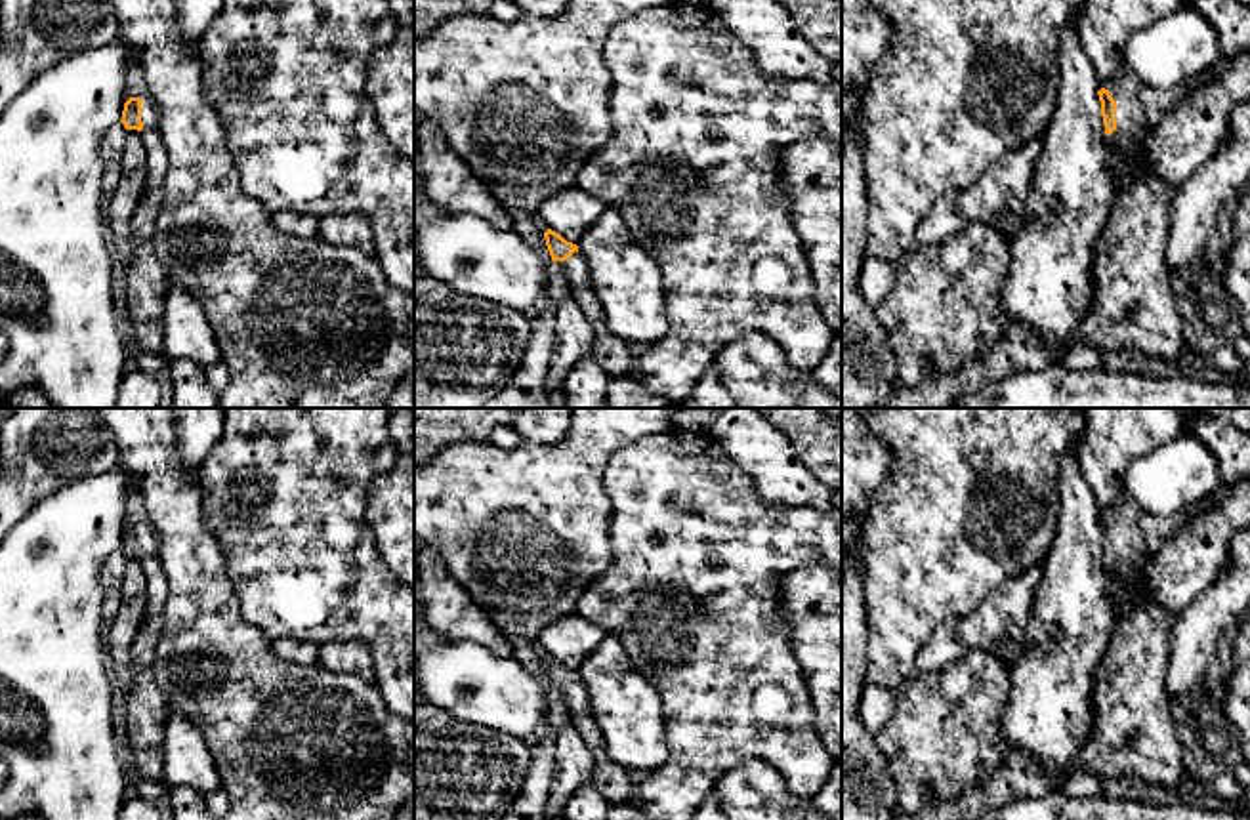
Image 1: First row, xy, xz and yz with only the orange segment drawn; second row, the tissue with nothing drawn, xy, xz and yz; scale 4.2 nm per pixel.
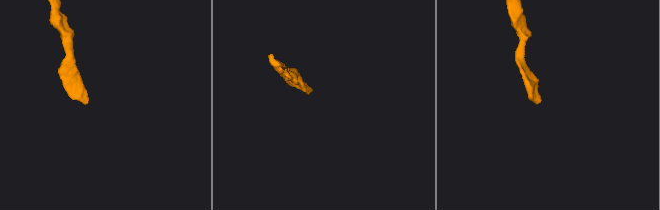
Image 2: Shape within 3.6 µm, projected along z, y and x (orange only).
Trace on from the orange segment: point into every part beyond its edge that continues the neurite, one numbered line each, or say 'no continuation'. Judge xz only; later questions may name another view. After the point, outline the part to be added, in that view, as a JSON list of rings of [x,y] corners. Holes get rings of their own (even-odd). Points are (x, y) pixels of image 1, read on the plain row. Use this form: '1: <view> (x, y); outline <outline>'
1: xz (611, 780); outline [[[578,677],[565,688],[561,696],[569,713],[569,725],[573,725],[586,748],[592,751],[595,767],[592,772],[592,786],[611,803],[628,803],[634,797],[634,784],[628,770],[618,767],[607,751],[607,742],[601,728],[592,715],[592,702],[584,681]]]

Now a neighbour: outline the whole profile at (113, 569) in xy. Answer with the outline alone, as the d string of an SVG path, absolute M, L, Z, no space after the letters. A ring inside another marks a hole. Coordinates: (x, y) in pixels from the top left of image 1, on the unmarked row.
M116 549L103 563L101 585L103 585L105 593L120 589L122 580L124 580L124 572L126 572L126 561L128 561L128 557L124 555L124 551Z

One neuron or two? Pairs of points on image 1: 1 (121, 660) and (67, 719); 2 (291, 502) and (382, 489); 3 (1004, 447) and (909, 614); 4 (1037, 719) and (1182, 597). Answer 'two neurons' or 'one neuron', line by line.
1: two neurons
2: two neurons
3: one neuron
4: two neurons

